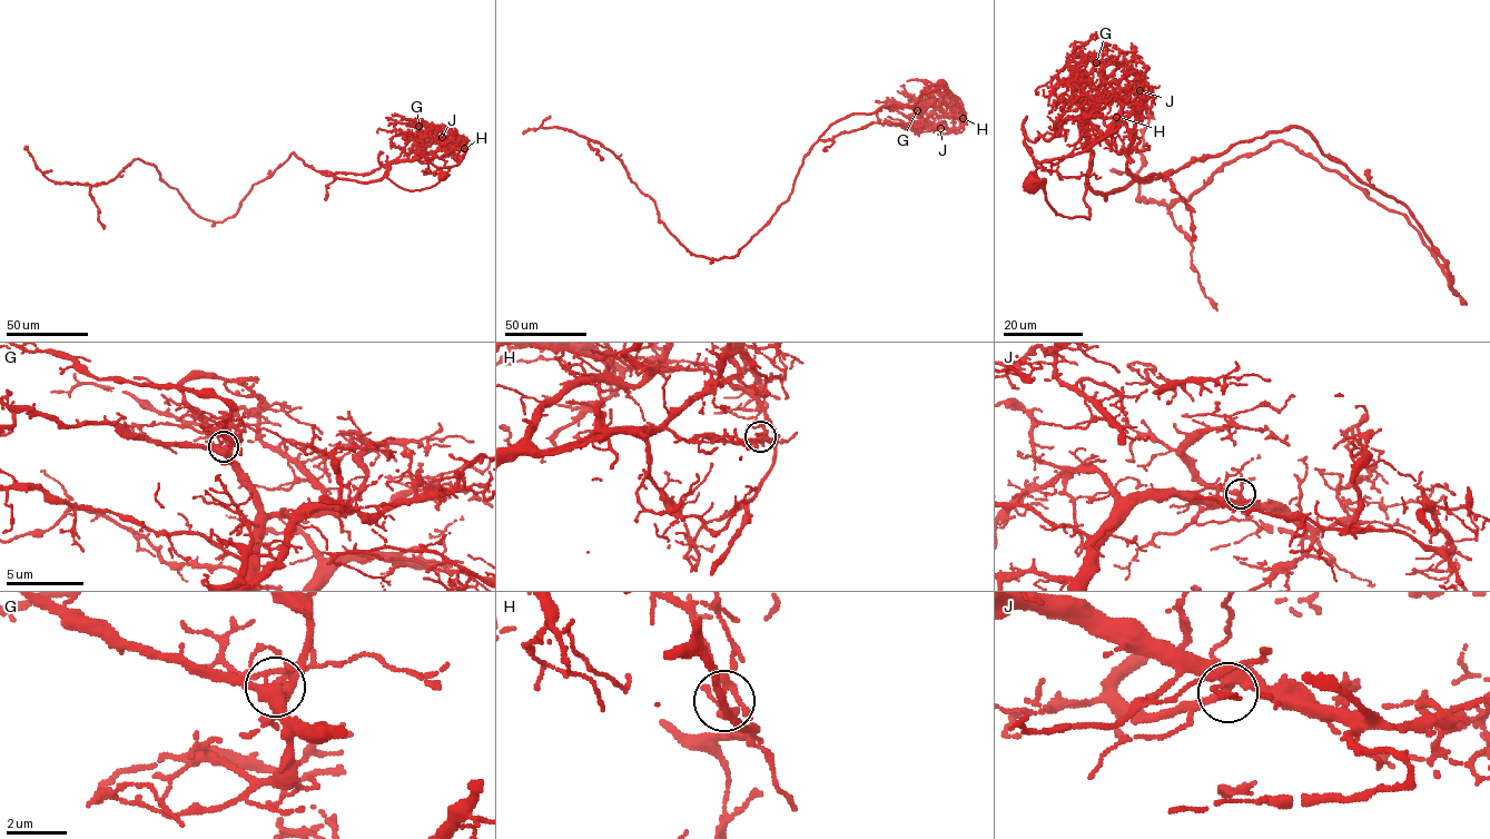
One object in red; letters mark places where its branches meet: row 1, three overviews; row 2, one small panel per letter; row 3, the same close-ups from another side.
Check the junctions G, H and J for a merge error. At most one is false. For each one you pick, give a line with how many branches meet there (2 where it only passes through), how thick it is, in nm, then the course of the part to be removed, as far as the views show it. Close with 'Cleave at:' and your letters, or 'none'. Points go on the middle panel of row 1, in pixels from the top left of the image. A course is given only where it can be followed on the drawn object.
H: Branches: 4. Thickness 240 nm. Course of the part to remove: (964, 118), (950, 91), (925, 80), (925, 84), (951, 96), (947, 102), (924, 105)
Cleave at: H

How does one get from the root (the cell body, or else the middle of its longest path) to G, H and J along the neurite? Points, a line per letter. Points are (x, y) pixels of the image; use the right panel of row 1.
G: (1034, 184), (1061, 216), (1088, 218), (1084, 195), (1094, 154), (1085, 147), (1083, 122), (1102, 78), (1096, 62)
H: (1034, 184), (1061, 216), (1088, 218), (1084, 195), (1094, 154), (1085, 147), (1084, 118), (1116, 117)
J: (1034, 184), (1061, 216), (1088, 218), (1084, 195), (1094, 154), (1085, 146), (1103, 137), (1126, 92), (1140, 90)

